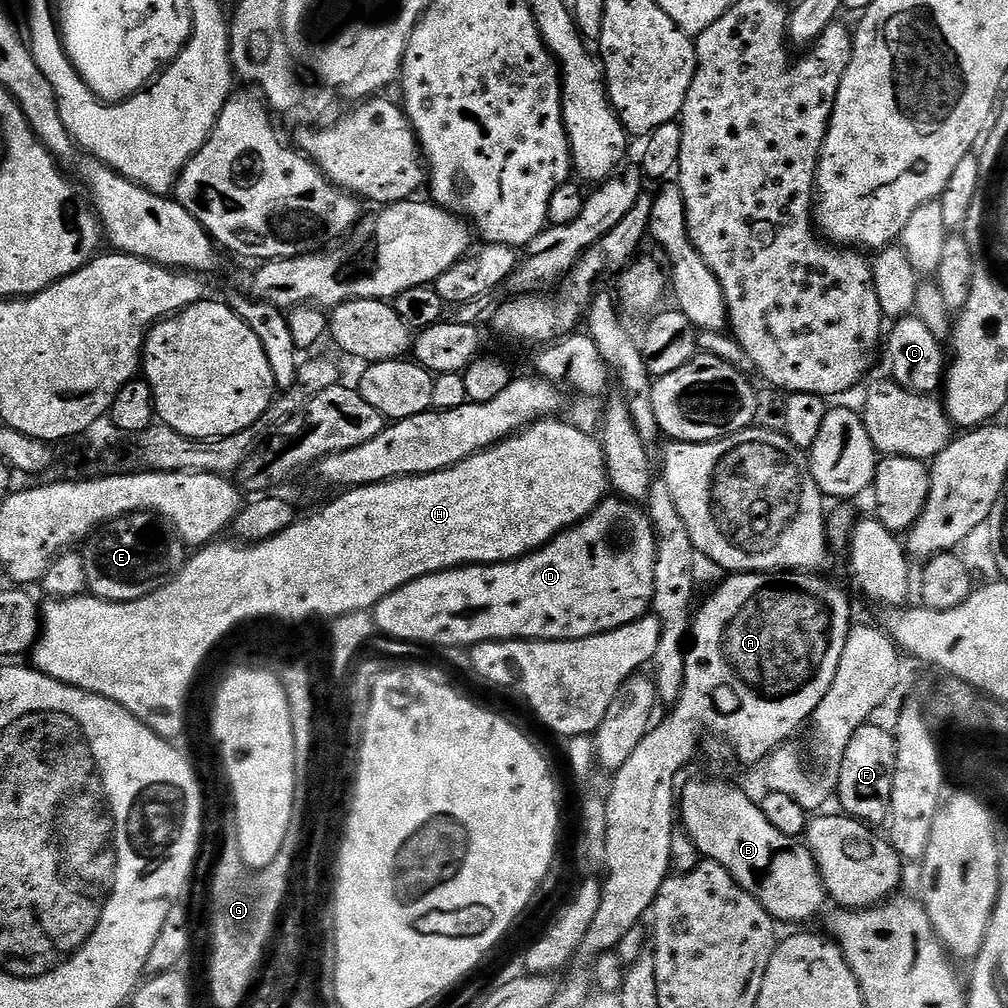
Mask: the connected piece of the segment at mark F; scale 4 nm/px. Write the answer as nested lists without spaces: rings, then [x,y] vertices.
[[[869,722],[854,730],[850,746],[842,758],[836,783],[836,796],[845,813],[869,826],[887,825],[892,811],[894,770],[896,769],[896,737],[877,722]]]

